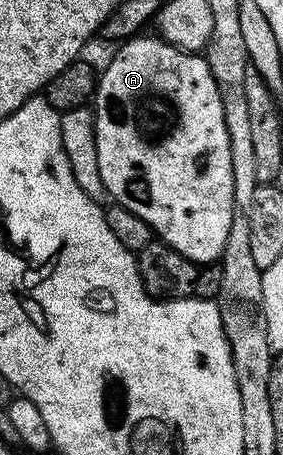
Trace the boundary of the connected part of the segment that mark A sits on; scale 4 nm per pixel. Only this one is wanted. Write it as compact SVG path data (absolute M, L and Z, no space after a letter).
M139 35L117 46L114 58L106 65L106 70L96 77L96 88L92 98L94 111L94 134L96 135L96 159L100 162L100 179L104 179L104 187L110 192L111 198L128 211L140 215L144 223L154 230L157 240L170 245L180 255L199 266L217 262L224 251L224 243L230 230L230 210L232 208L232 159L228 147L228 127L224 127L224 103L220 103L220 91L216 91L216 79L208 67L205 56L186 53L170 45L157 35Z

